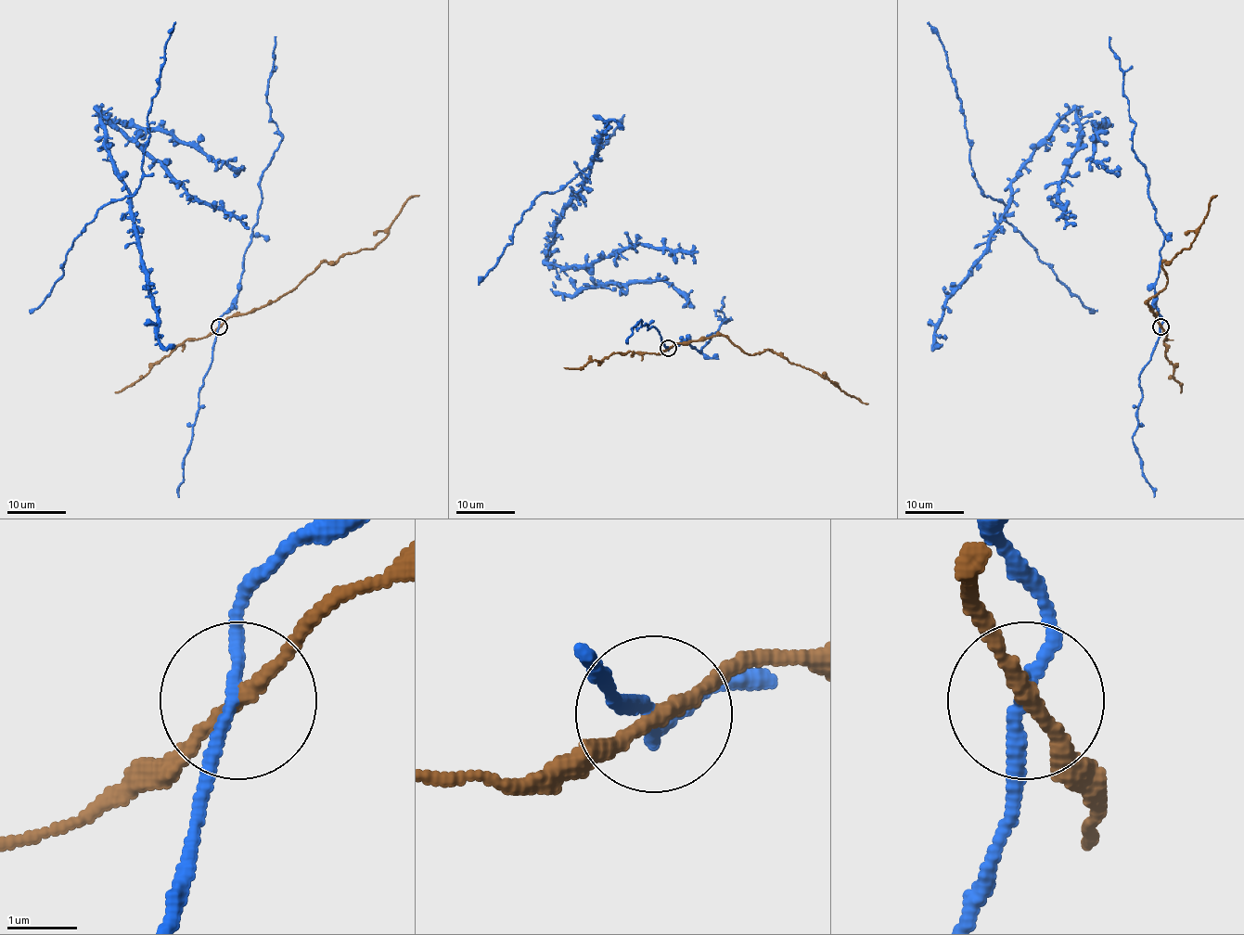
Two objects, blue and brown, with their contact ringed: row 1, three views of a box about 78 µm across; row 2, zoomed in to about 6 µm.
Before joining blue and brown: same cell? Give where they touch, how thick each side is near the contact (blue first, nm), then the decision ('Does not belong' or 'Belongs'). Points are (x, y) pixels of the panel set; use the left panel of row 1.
Place: (219, 326). Thickness 160 nm (blue) against 200 nm. Belongs

